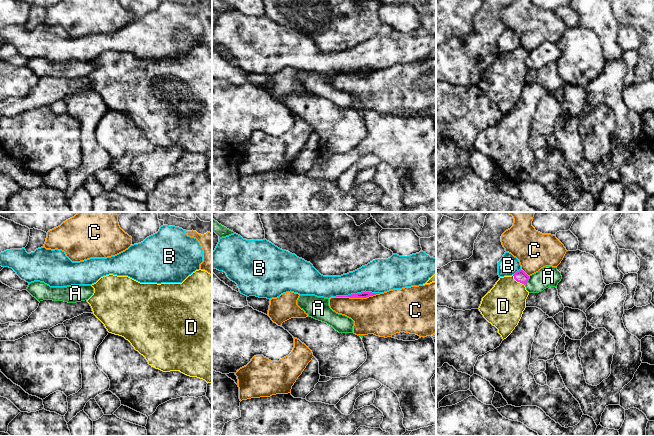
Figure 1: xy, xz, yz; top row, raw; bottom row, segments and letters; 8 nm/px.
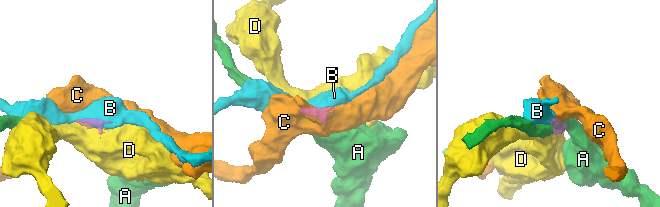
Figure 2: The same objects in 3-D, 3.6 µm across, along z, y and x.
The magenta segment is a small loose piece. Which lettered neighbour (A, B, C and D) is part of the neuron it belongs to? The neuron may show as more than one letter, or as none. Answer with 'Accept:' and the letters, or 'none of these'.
Accept: D

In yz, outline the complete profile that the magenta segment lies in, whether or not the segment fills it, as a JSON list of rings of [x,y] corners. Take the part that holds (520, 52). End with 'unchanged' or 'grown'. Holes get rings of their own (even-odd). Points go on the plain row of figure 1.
[[[519,46],[512,52],[500,53],[494,63],[482,74],[479,87],[506,115],[518,101],[526,84],[529,68],[525,60],[529,52]]] | grown

